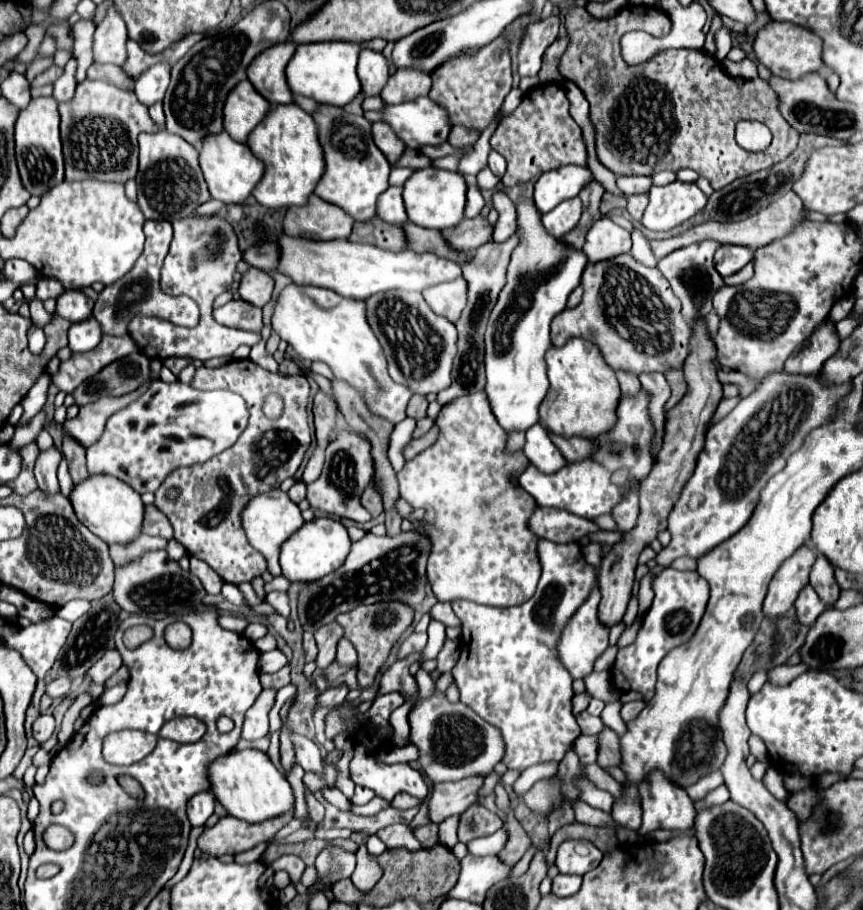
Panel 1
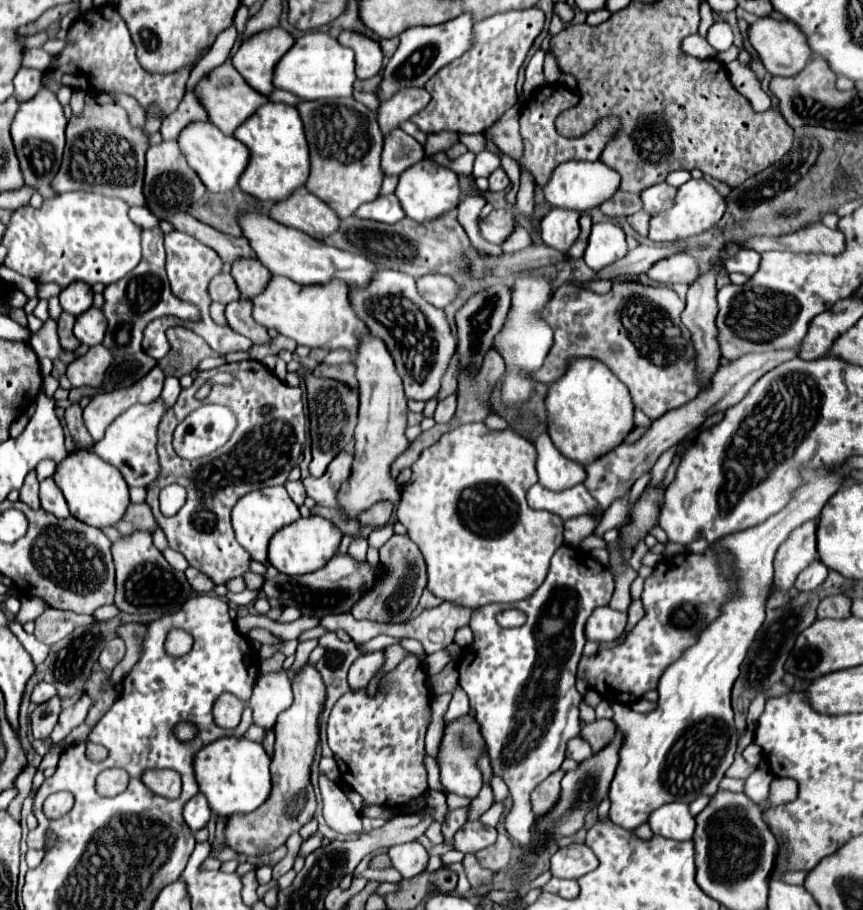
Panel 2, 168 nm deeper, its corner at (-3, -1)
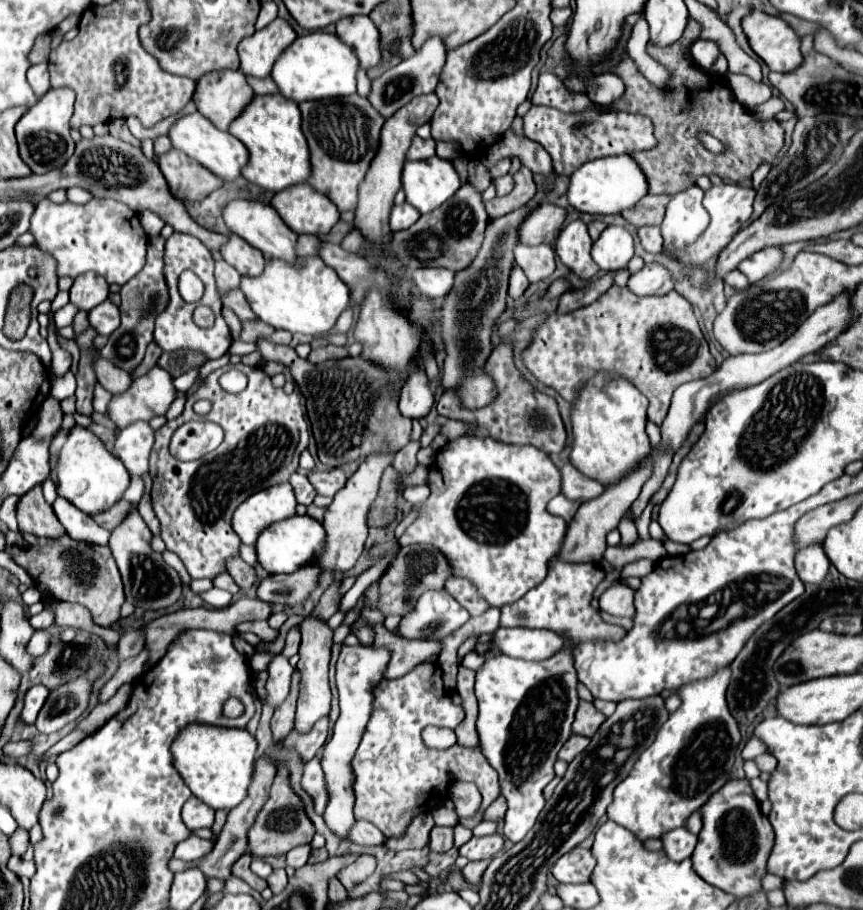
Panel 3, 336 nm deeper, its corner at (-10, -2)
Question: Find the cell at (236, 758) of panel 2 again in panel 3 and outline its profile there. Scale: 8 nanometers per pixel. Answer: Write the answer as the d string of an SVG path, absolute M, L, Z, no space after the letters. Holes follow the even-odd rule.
M188 725L172 743L174 765L190 791L212 809L230 811L240 805L254 777L256 739L246 729L224 729L210 725Z

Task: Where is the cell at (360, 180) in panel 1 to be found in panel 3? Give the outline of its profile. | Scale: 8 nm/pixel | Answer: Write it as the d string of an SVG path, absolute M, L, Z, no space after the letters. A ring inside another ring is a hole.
M360 95L318 99L300 103L302 131L310 145L312 177L308 183L324 193L340 213L354 211L358 203L358 185L364 179L380 145L380 129L384 117Z

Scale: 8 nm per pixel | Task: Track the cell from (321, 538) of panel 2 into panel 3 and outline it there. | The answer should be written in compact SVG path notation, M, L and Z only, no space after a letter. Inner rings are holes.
M294 515L290 519L278 521L262 531L262 535L256 541L258 563L268 573L294 573L296 569L310 565L318 557L320 549L324 547L324 541L326 541L326 533L324 533L324 525L320 521L316 521L308 515L304 515L304 517Z

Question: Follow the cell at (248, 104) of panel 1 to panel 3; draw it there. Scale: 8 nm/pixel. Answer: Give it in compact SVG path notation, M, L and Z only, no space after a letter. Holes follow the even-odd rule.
M216 71L198 79L194 101L198 111L220 131L228 131L230 123L242 115L252 103L254 89L242 71Z

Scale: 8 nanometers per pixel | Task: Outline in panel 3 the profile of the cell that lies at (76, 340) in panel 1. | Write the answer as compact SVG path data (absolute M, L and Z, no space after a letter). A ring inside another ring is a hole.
M108 299L100 305L96 305L96 309L92 309L88 313L88 319L90 319L90 327L96 329L98 335L106 335L106 337L120 325L118 307L112 305Z

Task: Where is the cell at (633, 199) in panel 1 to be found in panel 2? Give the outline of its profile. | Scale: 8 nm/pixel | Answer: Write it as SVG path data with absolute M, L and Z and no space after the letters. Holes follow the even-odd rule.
M645 210L631 214L631 216L627 218L627 222L631 224L631 228L633 228L639 236L647 236L647 232L649 232L649 214L647 214Z

